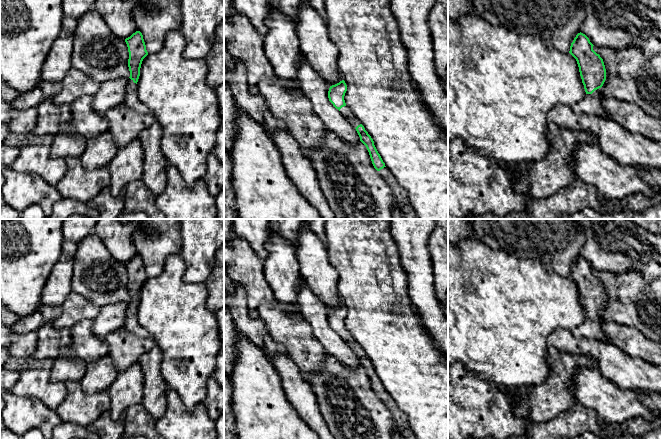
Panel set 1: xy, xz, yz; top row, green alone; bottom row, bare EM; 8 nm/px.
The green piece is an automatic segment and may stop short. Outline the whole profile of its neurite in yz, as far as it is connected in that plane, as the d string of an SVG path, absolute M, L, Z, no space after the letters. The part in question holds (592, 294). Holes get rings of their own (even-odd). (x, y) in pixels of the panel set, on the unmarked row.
M578 257L570 270L569 277L576 283L582 307L586 316L585 322L571 329L576 338L608 341L602 331L603 317L601 311L606 304L606 293L603 283L593 274L589 262Z

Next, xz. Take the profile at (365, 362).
M344 304L330 310L328 315L329 325L338 333L347 345L356 353L360 365L366 370L374 392L380 397L384 405L391 412L396 429L400 432L403 439L416 439L407 416L397 407L396 402L385 390L380 378L378 377L374 365L364 350L357 343L353 335L346 329L344 320L347 315L347 309Z

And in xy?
M136 255L130 261L125 263L128 271L129 283L128 291L130 301L127 303L125 329L141 338L151 336L151 334L143 328L137 318L137 306L140 300L140 292L143 283L148 279L143 259L140 255Z

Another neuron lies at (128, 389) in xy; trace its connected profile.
M139 363L119 373L115 382L108 389L110 397L109 415L113 420L133 405L142 404L144 397L144 376Z

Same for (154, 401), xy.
M158 345L139 358L144 376L144 397L142 405L155 419L161 418L167 409L166 392L169 389L161 375L163 354Z

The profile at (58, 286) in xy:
M64 240L62 253L43 287L41 301L48 306L61 306L72 292L74 256L77 243Z

